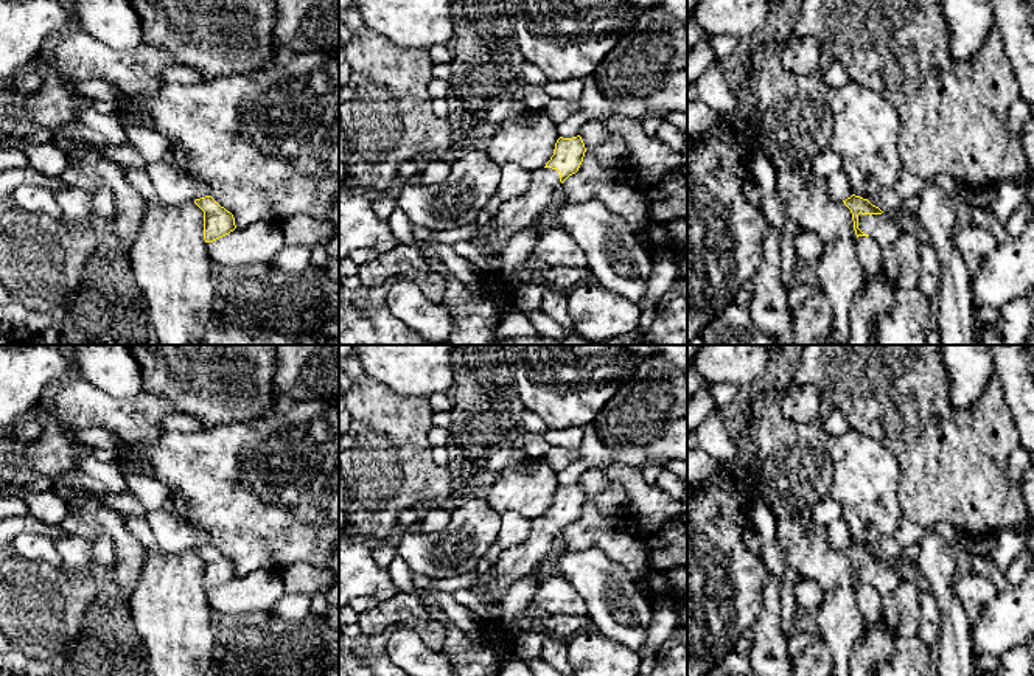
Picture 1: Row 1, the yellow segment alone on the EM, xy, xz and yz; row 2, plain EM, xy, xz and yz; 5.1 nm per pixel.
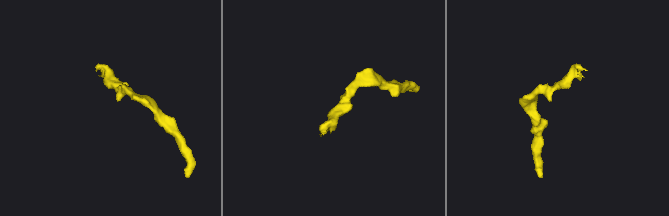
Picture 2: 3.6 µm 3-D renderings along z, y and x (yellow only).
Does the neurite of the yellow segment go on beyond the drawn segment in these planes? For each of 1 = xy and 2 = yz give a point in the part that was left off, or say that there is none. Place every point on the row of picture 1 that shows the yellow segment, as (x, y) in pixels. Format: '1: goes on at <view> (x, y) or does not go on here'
1: does not go on here
2: goes on at yz (880, 227)

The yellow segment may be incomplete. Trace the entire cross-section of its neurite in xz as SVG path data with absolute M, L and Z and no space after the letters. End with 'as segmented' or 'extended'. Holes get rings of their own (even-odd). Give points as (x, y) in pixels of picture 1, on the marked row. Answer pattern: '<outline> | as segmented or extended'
M580 135L560 137L546 166L532 172L530 190L521 197L502 202L501 210L493 216L496 227L487 235L484 252L501 255L516 232L541 219L554 193L578 171L585 152L586 148Z | extended

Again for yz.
M852 194L843 202L852 213L857 238L871 236L880 247L886 247L899 238L899 225L868 199Z | extended

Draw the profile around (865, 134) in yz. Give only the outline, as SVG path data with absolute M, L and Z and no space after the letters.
M855 82L829 89L826 99L833 118L827 146L841 157L841 171L852 194L877 207L882 193L893 190L903 171L899 155L899 112L880 92Z

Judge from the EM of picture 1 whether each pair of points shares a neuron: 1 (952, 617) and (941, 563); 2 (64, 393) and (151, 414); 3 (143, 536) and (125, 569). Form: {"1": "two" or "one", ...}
{"1": "one", "2": "one", "3": "two"}

